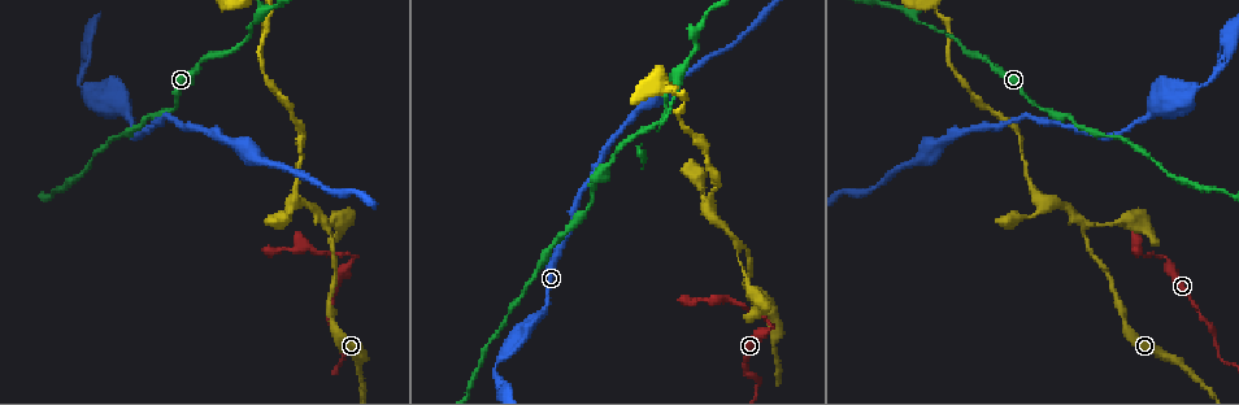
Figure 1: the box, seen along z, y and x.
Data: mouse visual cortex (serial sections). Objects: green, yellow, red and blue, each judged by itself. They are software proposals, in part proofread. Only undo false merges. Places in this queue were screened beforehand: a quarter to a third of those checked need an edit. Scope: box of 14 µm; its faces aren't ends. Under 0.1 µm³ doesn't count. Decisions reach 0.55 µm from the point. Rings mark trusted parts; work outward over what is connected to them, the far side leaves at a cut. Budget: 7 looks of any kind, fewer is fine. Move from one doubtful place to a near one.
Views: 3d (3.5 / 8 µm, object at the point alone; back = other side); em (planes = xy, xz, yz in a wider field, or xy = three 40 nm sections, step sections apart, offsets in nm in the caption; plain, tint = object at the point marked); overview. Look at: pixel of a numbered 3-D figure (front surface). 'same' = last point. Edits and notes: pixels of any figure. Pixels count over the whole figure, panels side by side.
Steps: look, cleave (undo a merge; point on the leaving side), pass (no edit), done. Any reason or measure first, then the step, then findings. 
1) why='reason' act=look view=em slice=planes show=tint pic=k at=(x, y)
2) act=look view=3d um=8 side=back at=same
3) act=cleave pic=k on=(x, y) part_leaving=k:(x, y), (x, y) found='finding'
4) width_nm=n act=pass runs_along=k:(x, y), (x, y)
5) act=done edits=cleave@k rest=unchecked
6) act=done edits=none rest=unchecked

why='sudden change in width' act=look view=3d um=8 pic=1 at=(764, 333)

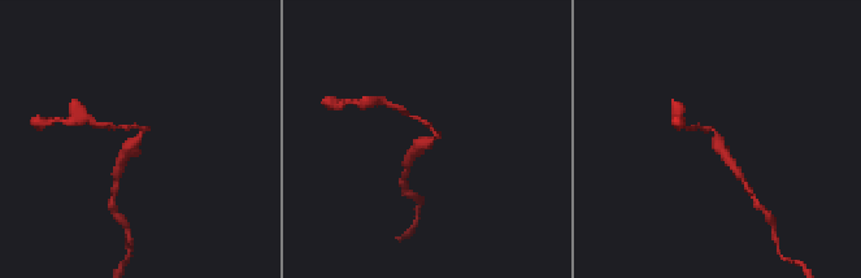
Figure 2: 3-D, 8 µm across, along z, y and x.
why='closer look' act=look view=3d um=3.5 pic=2 at=(717, 133)

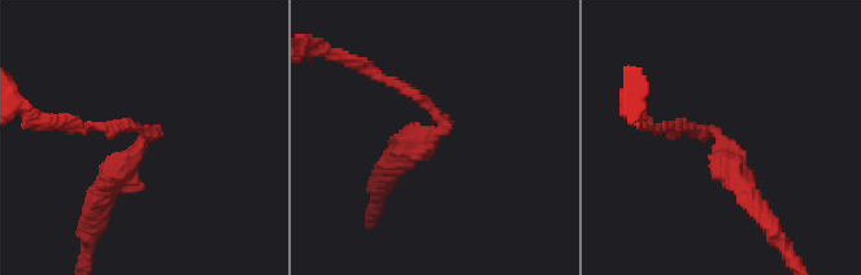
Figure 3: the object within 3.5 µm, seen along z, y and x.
why='need the tissue' act=look view=em slice=xy step=3 show=tint pic=3 at=(726, 142)

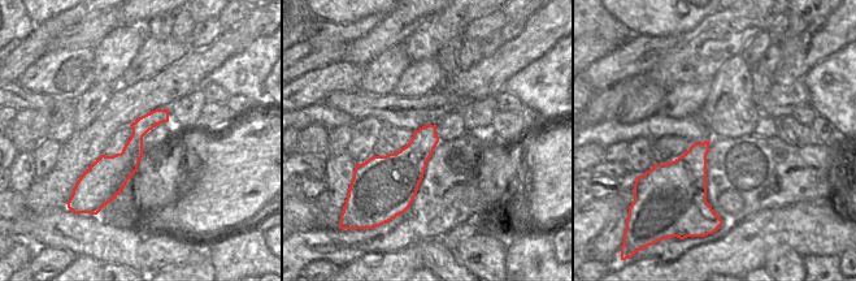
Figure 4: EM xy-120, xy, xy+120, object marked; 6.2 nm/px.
width_nm=240 act=cleave pic=3 on=(409, 92) part_leaving=3:(442, 122), (407, 88), (334, 52) found='a second cell is stuck on'

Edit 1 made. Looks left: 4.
act=look view=3d um=3.5 pic=1 at=(743, 246)

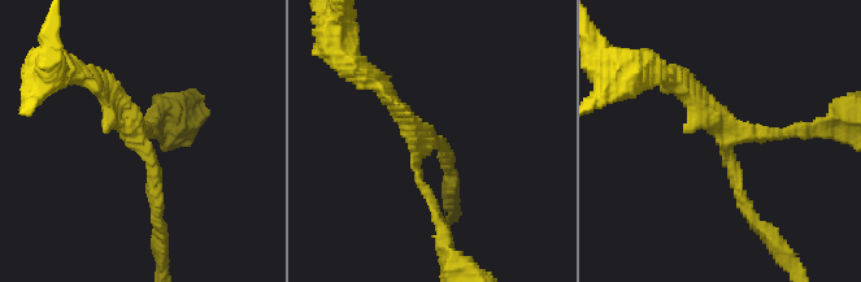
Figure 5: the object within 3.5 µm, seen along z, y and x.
arms=3 arm_widths_nm=150,200,200 why='need the tissue' act=look view=em slice=xy step=3 show=tint pic=5 at=(428, 143)

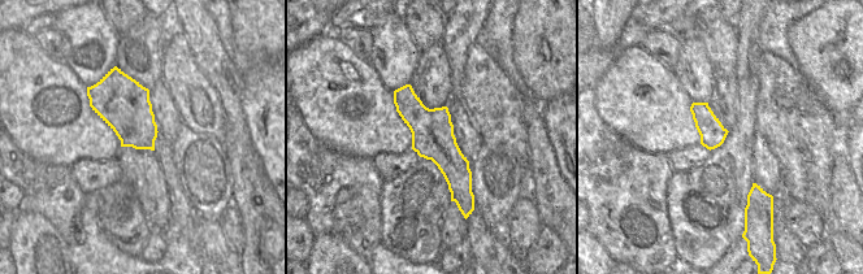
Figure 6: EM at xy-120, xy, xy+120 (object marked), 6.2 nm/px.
act=pass found='one cell here'

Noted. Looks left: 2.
why='abrupt turn' act=look view=3d um=3.5 side=back pic=1 at=(1043, 200)

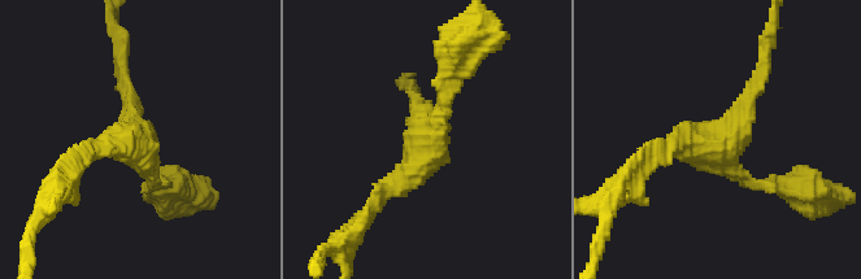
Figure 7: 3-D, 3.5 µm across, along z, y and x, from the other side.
arms=3 arm_widths_nm=150,200,200 act=look view=em slice=xy step=2 show=tint pic=7 at=(139, 145)

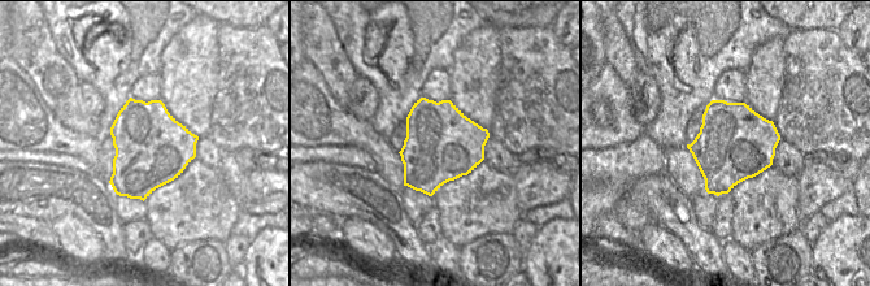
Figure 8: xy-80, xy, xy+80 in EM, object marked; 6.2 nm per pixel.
width_nm=460 act=pass runs_along=7:(653, 158), (723, 143), (764, 70) found='all the same cell'

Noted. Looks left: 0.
act=done edits=cleave@3 rest=unchecked

